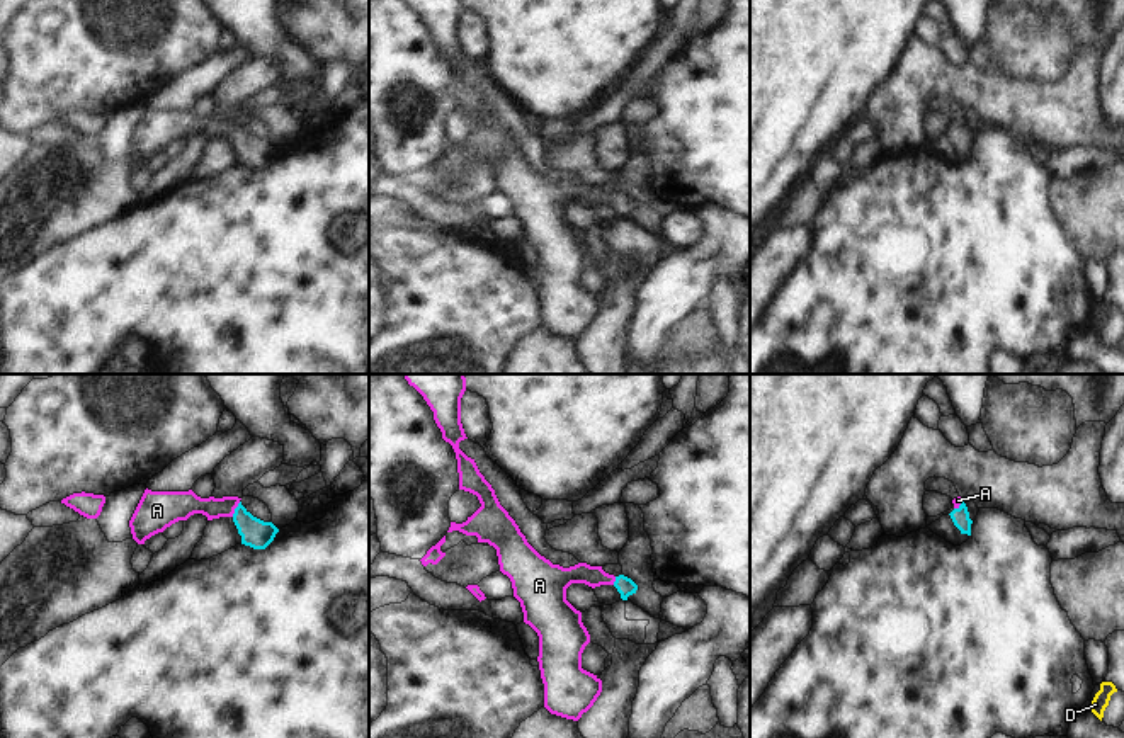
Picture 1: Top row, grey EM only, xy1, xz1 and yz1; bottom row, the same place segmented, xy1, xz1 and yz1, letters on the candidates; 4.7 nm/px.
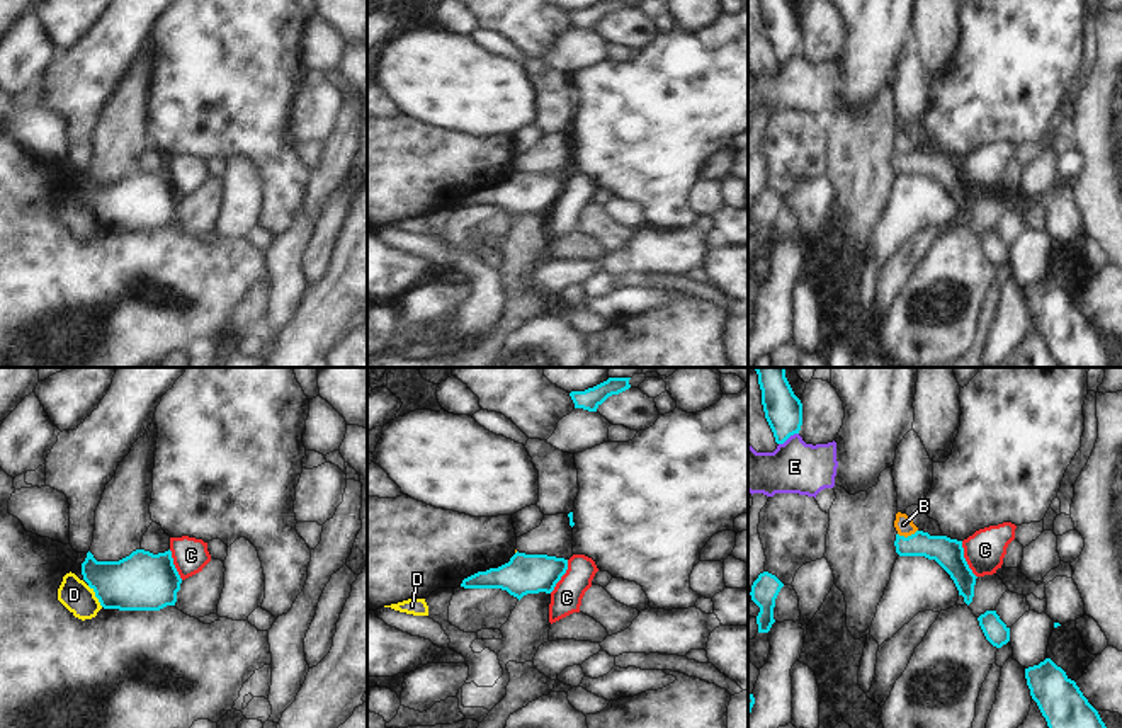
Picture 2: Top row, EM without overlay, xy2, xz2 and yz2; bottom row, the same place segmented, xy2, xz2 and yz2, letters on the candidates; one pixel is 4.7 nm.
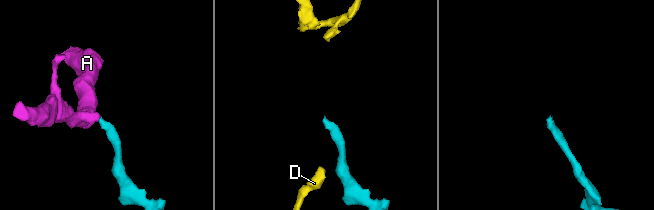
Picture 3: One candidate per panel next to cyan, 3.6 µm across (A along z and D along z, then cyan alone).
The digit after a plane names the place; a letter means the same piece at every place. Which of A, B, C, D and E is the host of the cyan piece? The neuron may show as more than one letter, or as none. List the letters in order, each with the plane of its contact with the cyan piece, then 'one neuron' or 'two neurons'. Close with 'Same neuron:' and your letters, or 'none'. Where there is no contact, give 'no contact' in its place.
A: contact in xy1; one neuron
B: contact in yz2; two neurons
C: contact in yz2; two neurons
D: contact in xy2; two neurons
E: contact in yz2; two neurons
Same neuron: A

